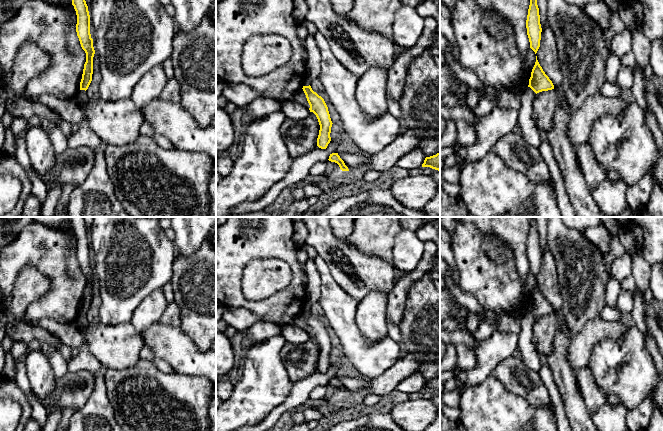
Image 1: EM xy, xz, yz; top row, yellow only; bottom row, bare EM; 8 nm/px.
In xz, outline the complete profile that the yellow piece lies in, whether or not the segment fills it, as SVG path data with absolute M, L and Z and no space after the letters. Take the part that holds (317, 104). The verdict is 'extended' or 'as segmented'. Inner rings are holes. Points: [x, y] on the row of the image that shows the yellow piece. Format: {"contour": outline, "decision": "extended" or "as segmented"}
{"contour": "M303 86L303 91L310 105L310 112L313 112L319 122L320 130L317 138L317 146L321 149L326 149L331 141L330 133L332 121L328 111L328 107L324 99L314 92L311 86Z", "decision": "as segmented"}

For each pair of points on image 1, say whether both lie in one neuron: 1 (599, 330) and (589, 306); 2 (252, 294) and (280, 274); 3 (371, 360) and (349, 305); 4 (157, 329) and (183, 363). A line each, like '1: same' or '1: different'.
1: different
2: same
3: same
4: same

